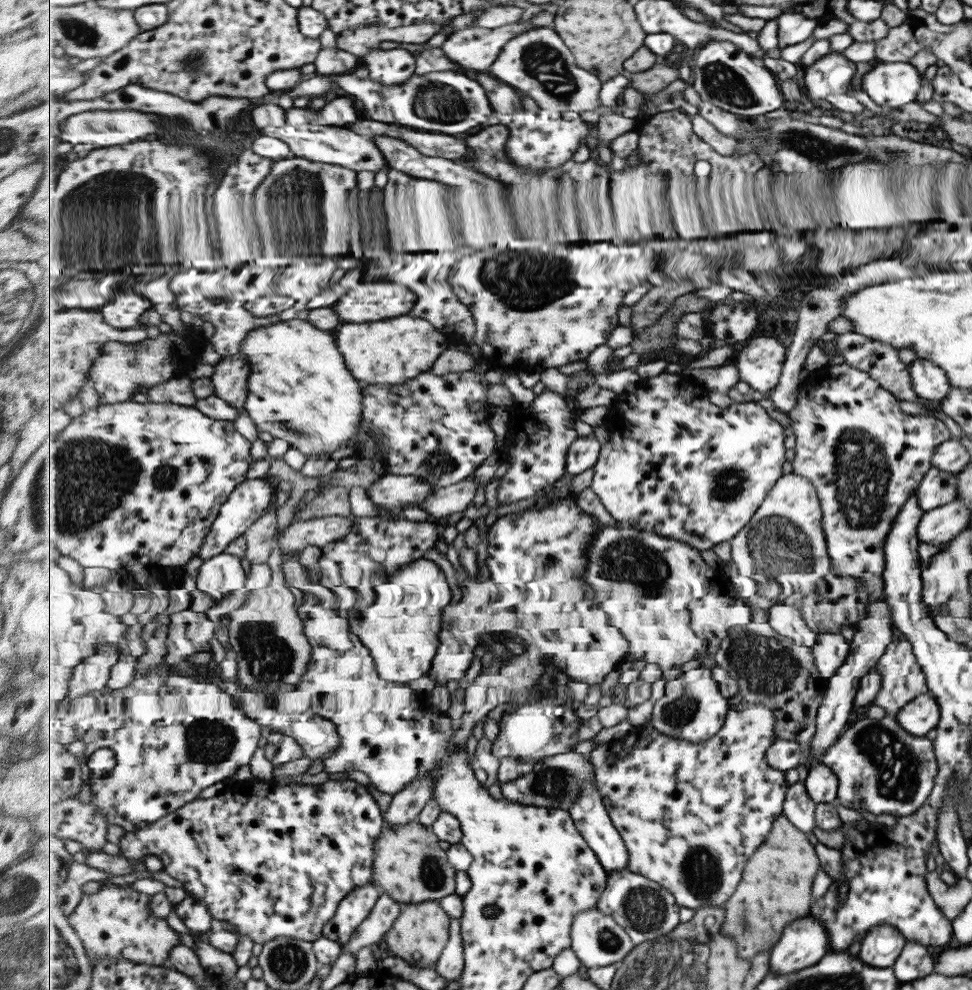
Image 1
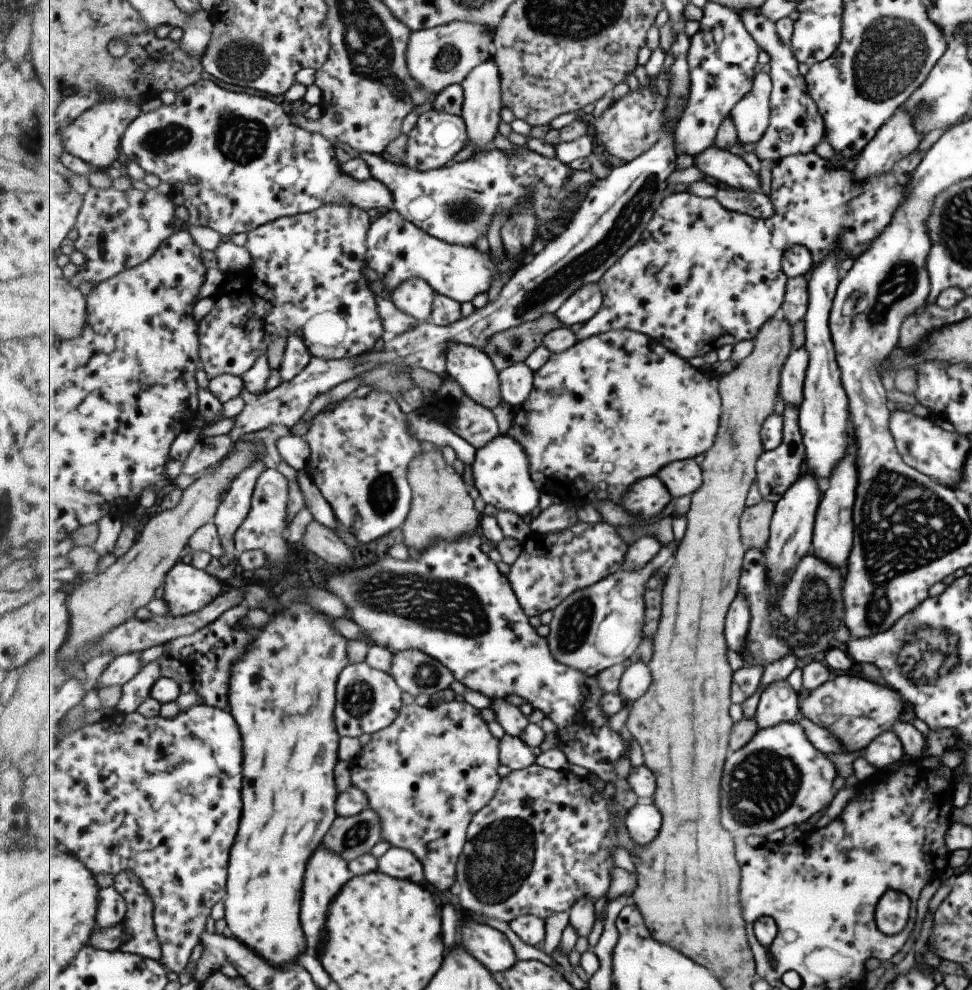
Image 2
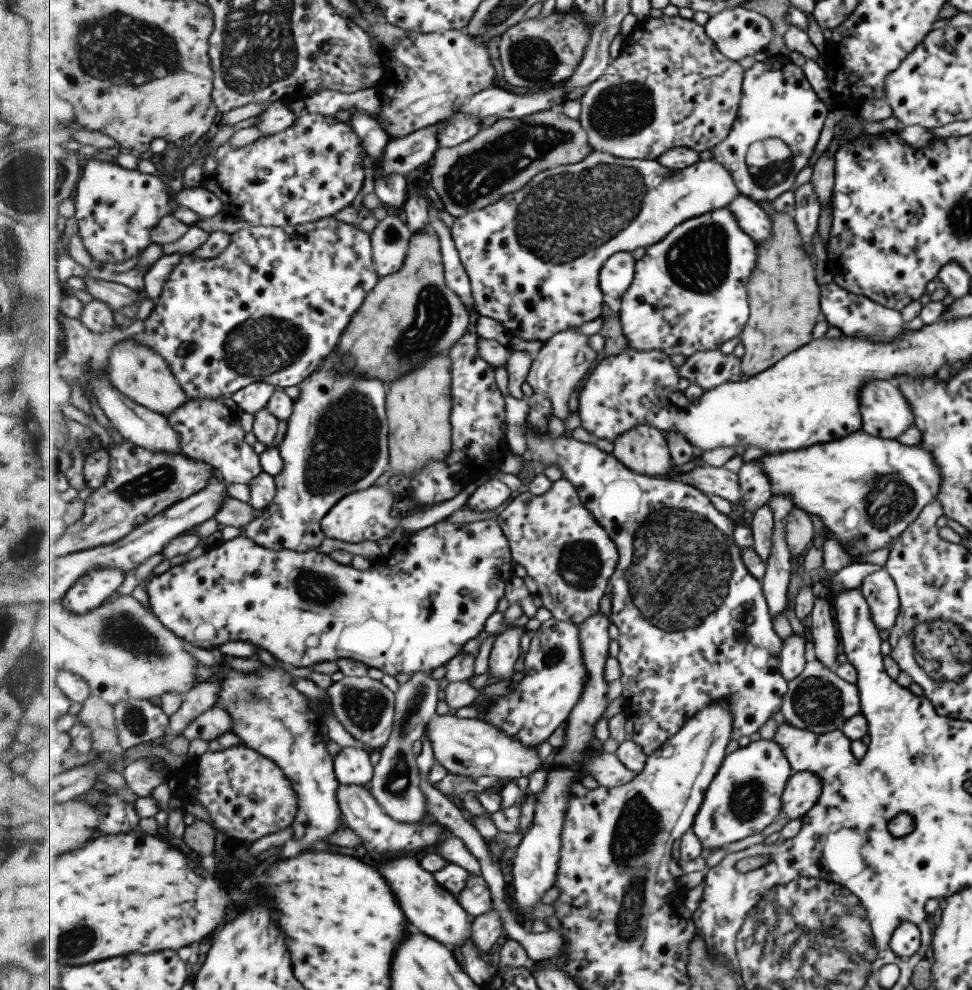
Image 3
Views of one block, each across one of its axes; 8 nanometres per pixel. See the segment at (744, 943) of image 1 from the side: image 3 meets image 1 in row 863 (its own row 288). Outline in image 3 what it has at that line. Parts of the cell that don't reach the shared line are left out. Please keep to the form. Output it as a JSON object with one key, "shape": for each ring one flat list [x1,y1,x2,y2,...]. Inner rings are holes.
{"shape":[[757,202,773,221,773,236,765,244,757,244,758,267,751,275,747,290,750,296,750,319,740,336,746,348,742,358,746,377,757,376,773,368,780,360,805,346,811,330,821,315,817,300,820,289,813,278,813,268,804,249,806,243,799,232,798,221,787,212,777,212,770,202]]}

